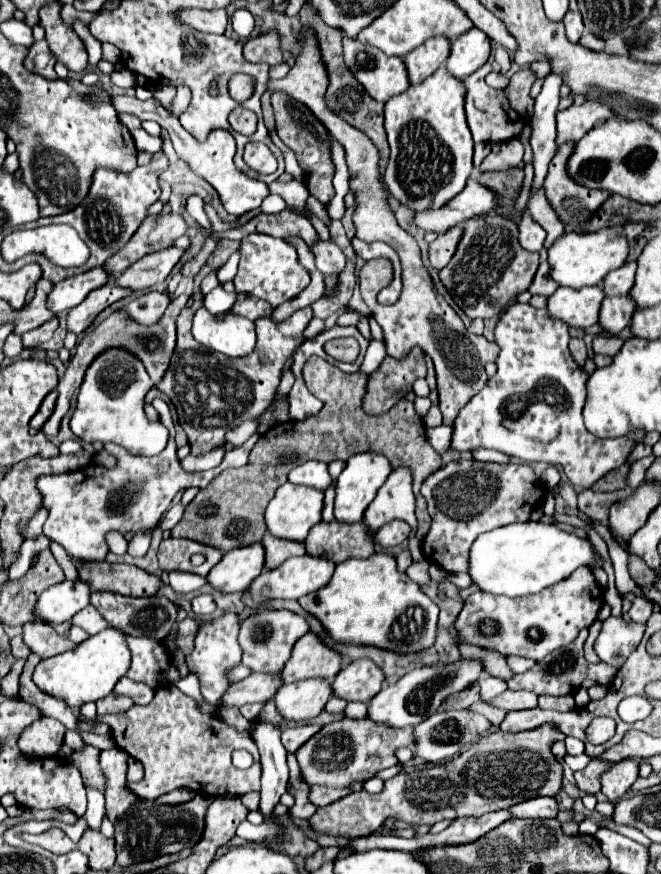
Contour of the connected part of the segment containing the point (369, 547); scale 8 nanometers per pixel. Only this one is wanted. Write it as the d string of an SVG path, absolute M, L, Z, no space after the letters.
M319 522L311 528L305 546L307 554L325 556L339 564L349 558L369 558L375 552L375 534L365 522Z

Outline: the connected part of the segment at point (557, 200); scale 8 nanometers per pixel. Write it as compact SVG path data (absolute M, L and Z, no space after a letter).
M565 142L559 146L557 154L549 162L549 172L545 176L547 200L561 218L563 224L587 222L595 216L599 204L609 198L605 190L591 190L579 186L567 172L567 160L575 148L575 142Z

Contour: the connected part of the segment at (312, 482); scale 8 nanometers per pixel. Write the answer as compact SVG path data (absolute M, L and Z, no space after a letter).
M311 460L311 462L301 464L301 466L291 470L289 472L289 482L305 484L305 486L313 486L313 488L325 490L331 484L331 476L327 472L327 464L325 462Z

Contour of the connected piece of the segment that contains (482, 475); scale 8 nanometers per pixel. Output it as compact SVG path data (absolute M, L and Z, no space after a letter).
M455 460L439 468L435 474L431 474L423 482L421 494L427 500L429 514L433 520L427 536L421 542L423 556L429 562L439 564L447 574L455 574L469 570L469 548L479 534L513 522L527 522L531 512L543 504L545 484L535 476L529 464L513 464L513 462L493 464L493 462L477 462L477 460Z

